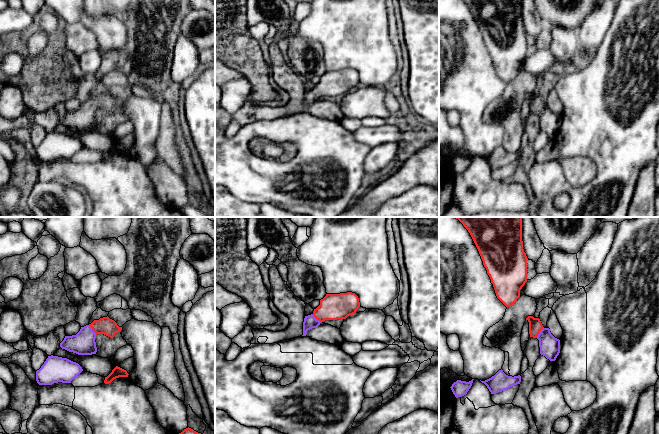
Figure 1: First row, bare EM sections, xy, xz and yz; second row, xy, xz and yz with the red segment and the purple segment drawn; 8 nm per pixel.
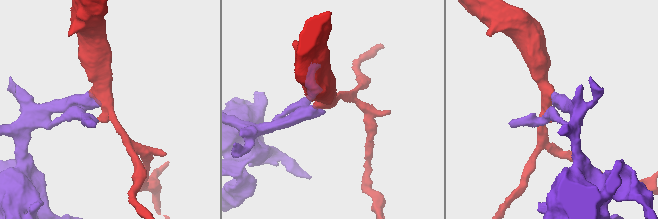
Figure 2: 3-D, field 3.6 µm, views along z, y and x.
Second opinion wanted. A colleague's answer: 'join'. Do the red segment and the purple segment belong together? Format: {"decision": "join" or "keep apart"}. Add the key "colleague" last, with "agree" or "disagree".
{"decision": "join", "colleague": "agree"}

